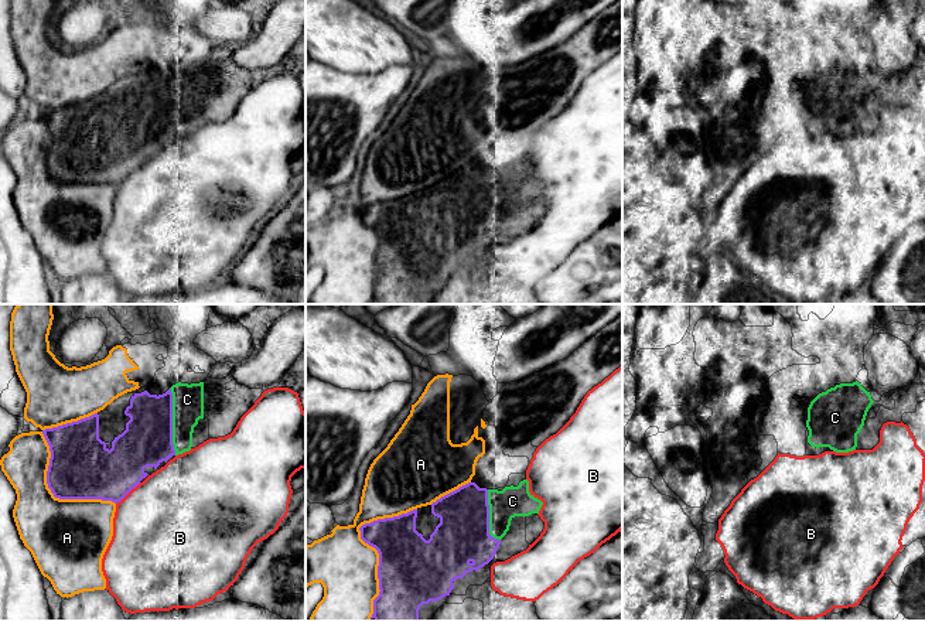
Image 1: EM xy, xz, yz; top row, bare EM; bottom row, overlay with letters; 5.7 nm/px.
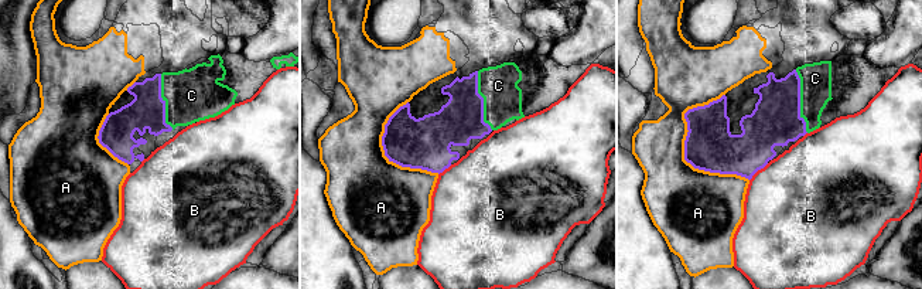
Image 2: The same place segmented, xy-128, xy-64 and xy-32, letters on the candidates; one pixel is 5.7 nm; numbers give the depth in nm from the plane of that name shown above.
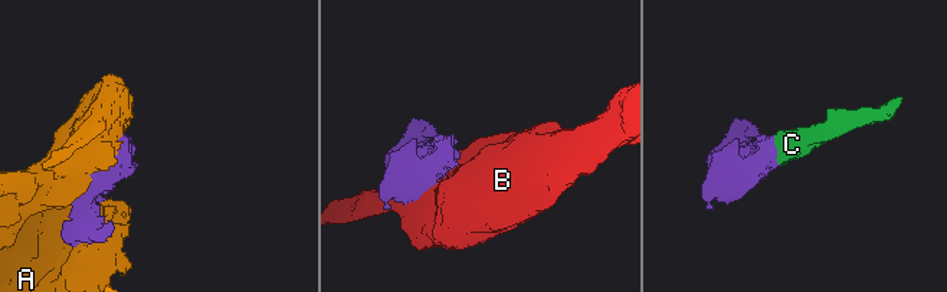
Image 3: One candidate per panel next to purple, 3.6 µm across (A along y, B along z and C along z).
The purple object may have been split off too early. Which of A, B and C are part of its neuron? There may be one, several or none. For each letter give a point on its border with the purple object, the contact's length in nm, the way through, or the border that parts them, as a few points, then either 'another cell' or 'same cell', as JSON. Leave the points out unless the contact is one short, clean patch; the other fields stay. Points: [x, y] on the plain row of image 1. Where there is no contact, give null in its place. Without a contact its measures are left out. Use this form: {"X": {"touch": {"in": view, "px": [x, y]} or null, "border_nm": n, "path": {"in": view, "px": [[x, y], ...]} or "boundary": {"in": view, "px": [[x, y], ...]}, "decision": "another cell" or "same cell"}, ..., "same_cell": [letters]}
{"A": {"touch": {"in": "xy", "px": [51, 174]}, "border_nm": 600, "decision": "another cell"}, "B": {"touch": {"in": "xy", "px": [128, 176]}, "border_nm": 190, "decision": "another cell"}, "C": {"touch": {"in": "xy", "px": [171, 105]}, "border_nm": 380, "decision": "same cell"}, "same_cell": ["C"]}

